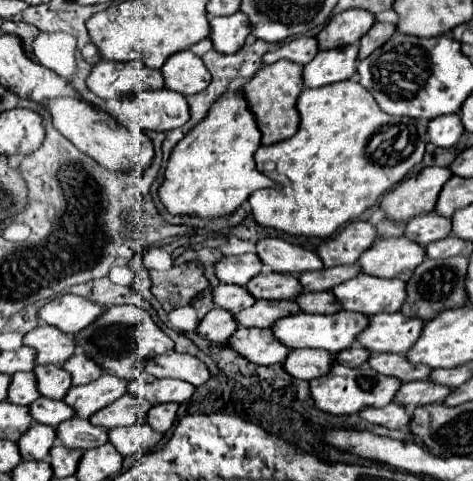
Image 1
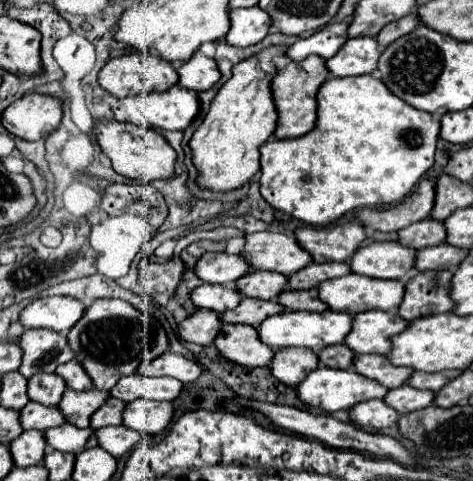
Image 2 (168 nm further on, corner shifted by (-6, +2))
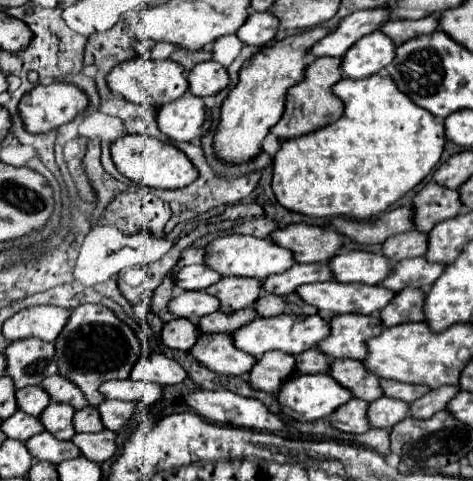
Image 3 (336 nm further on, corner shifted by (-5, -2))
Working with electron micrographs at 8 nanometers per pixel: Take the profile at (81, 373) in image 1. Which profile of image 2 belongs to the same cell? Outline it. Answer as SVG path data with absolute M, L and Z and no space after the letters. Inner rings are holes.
M70 360L68 364L60 364L60 368L56 368L56 374L64 378L70 390L92 390L94 388L92 380L88 378L84 368L76 360Z

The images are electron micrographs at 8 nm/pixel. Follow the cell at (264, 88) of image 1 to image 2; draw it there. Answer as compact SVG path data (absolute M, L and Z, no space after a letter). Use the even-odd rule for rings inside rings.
M308 56L302 62L290 62L284 70L274 76L272 94L278 108L278 128L274 134L278 138L298 138L316 126L316 94L322 82L330 78L328 70L324 70L324 64L326 60L322 56Z

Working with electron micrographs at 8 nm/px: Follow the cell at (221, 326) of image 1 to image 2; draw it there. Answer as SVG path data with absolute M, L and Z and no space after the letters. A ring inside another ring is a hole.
M196 310L194 314L190 314L178 324L178 336L184 342L206 346L206 344L212 344L220 328L222 328L222 320L216 312Z

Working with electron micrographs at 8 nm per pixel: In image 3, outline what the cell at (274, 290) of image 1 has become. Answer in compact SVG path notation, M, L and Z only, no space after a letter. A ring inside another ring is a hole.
M223 276L219 280L219 284L213 284L211 288L207 288L207 292L213 294L215 298L219 298L223 312L225 310L229 312L229 310L253 306L257 302L257 298L261 296L261 286L263 286L263 282L255 280L255 278Z

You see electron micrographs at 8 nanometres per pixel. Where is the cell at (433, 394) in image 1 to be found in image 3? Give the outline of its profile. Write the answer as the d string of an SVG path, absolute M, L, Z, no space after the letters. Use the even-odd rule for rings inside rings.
M381 396L369 404L369 420L375 428L393 428L397 422L409 416L409 402Z

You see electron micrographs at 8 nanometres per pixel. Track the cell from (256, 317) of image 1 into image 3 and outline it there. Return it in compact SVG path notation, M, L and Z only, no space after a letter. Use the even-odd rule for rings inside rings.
M243 308L239 312L213 312L209 316L203 316L203 320L199 320L199 330L201 332L237 332L239 328L247 326L249 322L253 322L257 318L257 310L251 308Z

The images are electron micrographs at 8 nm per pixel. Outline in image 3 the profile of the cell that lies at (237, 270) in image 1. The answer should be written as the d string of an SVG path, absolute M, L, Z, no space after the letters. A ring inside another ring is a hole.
M207 264L183 266L175 278L179 290L205 290L211 284L219 282L219 272L211 270Z

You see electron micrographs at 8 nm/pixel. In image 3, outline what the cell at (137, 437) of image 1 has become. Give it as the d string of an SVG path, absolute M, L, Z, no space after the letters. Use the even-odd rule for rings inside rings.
M101 430L97 434L75 434L73 442L81 448L83 456L93 462L105 462L117 452L117 434L111 430Z

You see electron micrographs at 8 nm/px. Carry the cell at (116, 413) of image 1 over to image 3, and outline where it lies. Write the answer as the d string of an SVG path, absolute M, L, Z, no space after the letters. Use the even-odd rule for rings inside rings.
M87 406L83 410L77 410L75 430L77 432L101 432L101 430L105 430L97 406Z

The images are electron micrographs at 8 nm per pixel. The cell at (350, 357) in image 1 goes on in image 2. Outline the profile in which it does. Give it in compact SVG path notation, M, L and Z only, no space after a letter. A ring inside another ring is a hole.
M336 344L336 346L328 346L322 348L318 352L318 362L320 366L328 366L328 368L340 368L340 370L350 370L352 368L352 350L348 350L344 344Z

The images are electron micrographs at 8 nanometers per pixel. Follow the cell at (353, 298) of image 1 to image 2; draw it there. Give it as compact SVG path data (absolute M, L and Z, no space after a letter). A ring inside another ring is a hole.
M348 274L348 276L324 280L324 284L318 284L318 296L320 300L324 300L324 304L328 304L330 310L346 312L350 316L364 312L364 310L392 310L392 308L398 308L404 298L404 282Z

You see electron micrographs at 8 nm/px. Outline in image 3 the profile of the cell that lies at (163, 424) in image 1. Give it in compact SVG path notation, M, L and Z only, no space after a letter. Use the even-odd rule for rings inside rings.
M105 400L99 404L99 414L107 430L119 432L131 418L135 418L139 404L137 402L119 402L119 400Z

